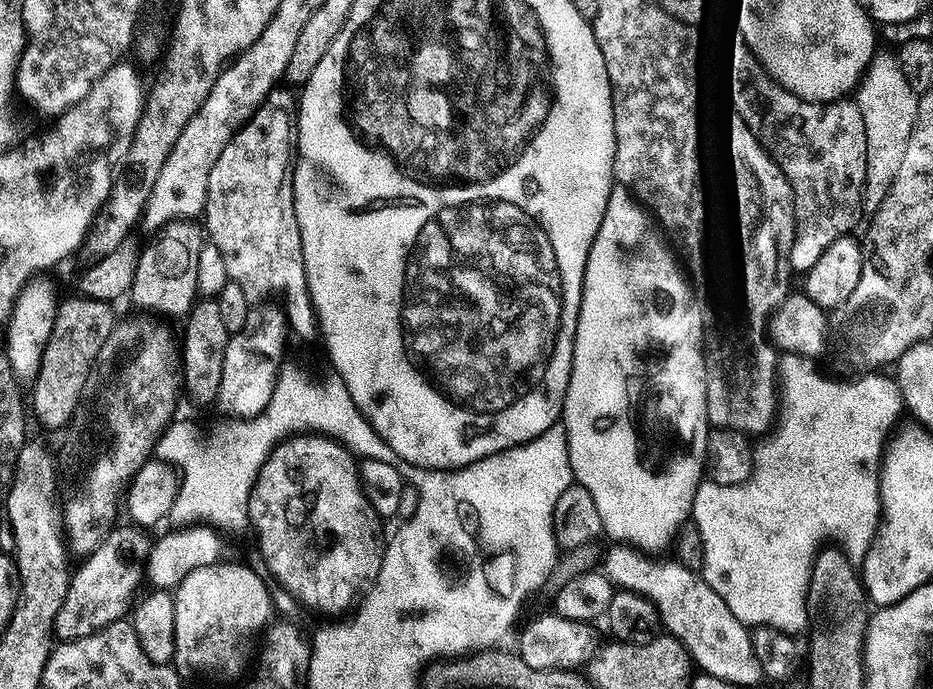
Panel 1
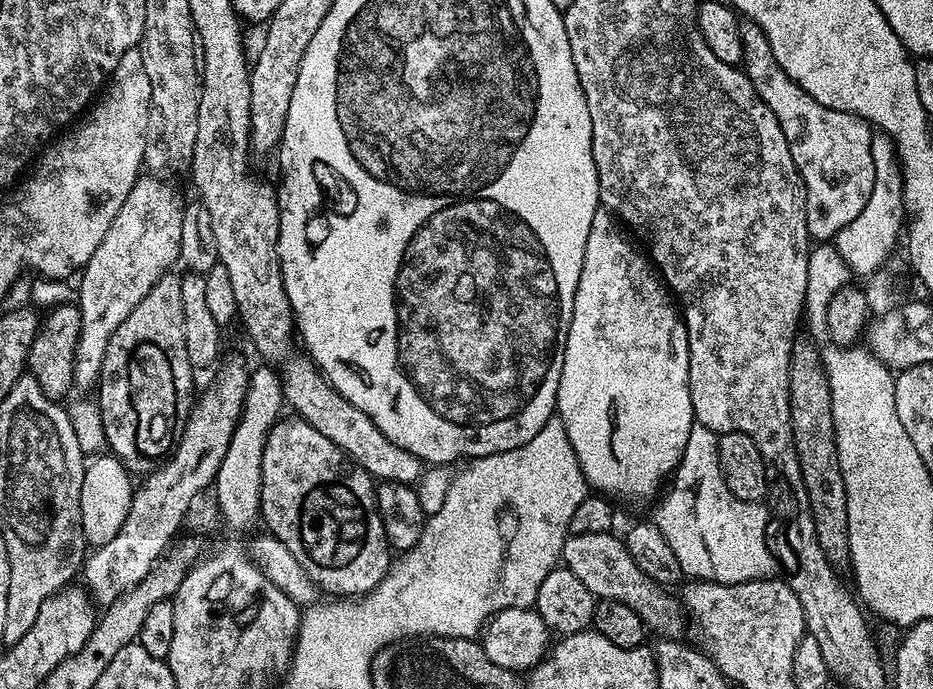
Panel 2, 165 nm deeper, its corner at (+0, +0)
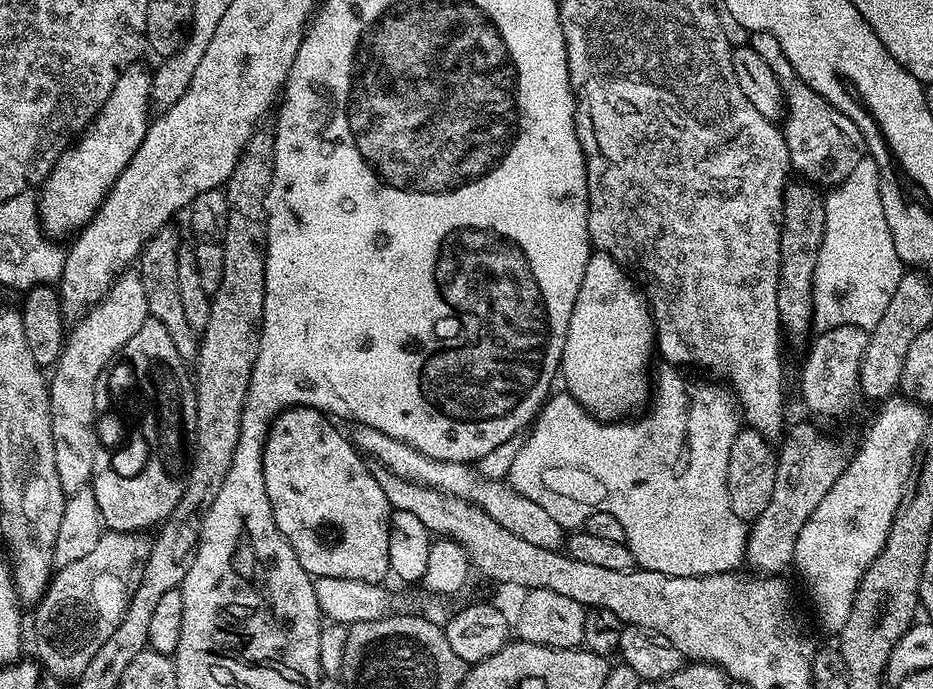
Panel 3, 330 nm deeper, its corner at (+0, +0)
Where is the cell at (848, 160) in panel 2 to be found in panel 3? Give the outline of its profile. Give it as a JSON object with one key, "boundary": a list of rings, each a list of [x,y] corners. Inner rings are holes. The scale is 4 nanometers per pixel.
{"boundary":[[[751,33],[750,47],[758,50],[762,58],[766,58],[770,70],[774,70],[774,78],[778,78],[778,86],[784,92],[786,111],[782,117],[782,131],[788,147],[791,171],[795,175],[797,172],[800,175],[797,177],[803,178],[807,183],[824,190],[833,189],[849,177],[858,162],[866,158],[864,139],[858,126],[854,126],[854,122],[850,122],[846,114],[842,114],[830,102],[826,102],[826,98],[822,98],[802,82],[794,66],[790,66],[785,58],[782,46],[778,46],[778,38],[774,38],[774,34]]]}

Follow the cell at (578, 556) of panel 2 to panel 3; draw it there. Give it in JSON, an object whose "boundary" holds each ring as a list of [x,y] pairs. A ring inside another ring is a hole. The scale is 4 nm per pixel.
{"boundary":[[[365,424],[355,429],[357,432],[350,436],[353,444],[365,457],[373,456],[379,467],[401,476],[404,480],[411,480],[413,484],[419,484],[425,488],[433,488],[435,492],[445,492],[447,496],[457,496],[459,500],[467,500],[469,504],[481,508],[498,522],[498,526],[506,526],[510,534],[518,534],[525,542],[534,546],[542,546],[542,550],[561,551],[566,544],[566,530],[538,502],[530,502],[522,494],[512,489],[511,484],[504,480],[487,480],[480,475],[472,464],[459,464],[458,462],[446,462],[445,460],[432,460],[426,454],[414,450],[409,444],[401,440],[390,438],[390,434],[382,434],[382,430],[374,430]]]}

